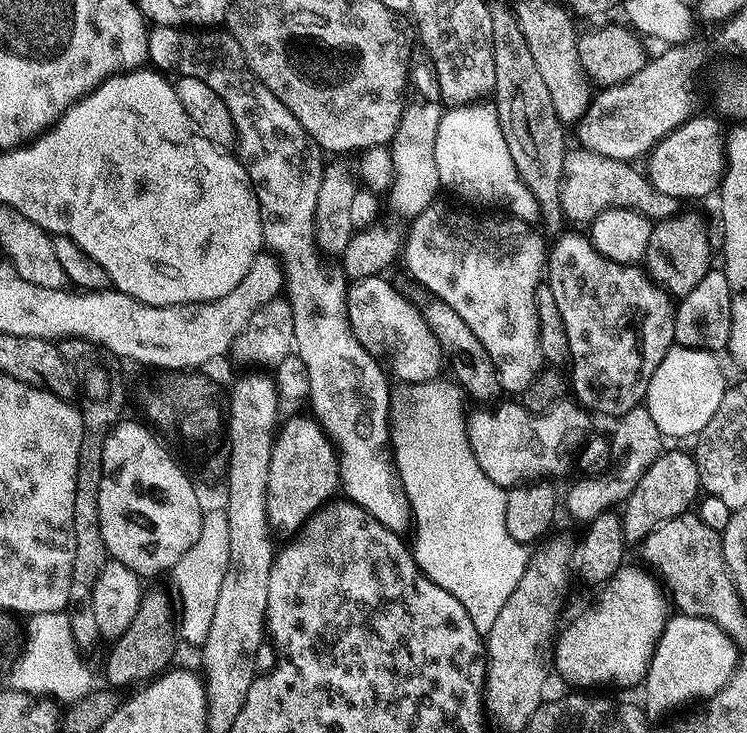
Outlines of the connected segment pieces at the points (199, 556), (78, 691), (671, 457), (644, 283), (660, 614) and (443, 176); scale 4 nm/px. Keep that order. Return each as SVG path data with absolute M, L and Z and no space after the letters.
M223 507L205 511L198 542L190 548L170 569L172 588L180 599L178 612L178 636L188 644L202 646L210 634L214 622L214 610L218 607L218 594L222 591L222 578L226 578L226 566L230 562L229 523Z
M37 612L29 615L27 620L28 637L12 668L11 687L17 692L26 692L37 698L53 696L48 697L53 701L73 702L82 699L93 687L92 672L87 662L80 657L81 645L72 633L69 613Z
M670 449L663 451L644 472L644 476L640 478L635 490L623 505L621 520L625 541L638 544L662 522L689 511L697 492L699 495L700 487L699 468L695 457L689 451L688 453Z
M570 232L566 236L559 237L560 245L556 249L551 249L550 255L546 260L546 282L550 286L550 291L554 293L554 302L558 305L558 314L562 314L562 326L566 326L566 338L568 339L568 358L570 361L570 369L572 368L572 376L570 372L570 392L577 404L589 413L601 412L604 416L612 416L619 418L631 408L638 407L642 404L647 394L647 388L650 386L655 370L658 364L665 358L667 351L676 344L674 338L674 318L676 317L676 304L673 297L668 295L663 289L656 285L655 281L648 276L645 269L640 266L631 264L618 264L613 260L606 259L596 252L591 239L587 235L579 236L576 232Z
M620 568L603 587L598 602L574 619L555 641L552 656L566 679L582 686L613 683L622 688L645 681L656 644L670 616L670 606L657 579L642 570Z
M469 105L467 108L448 108L442 122L438 122L438 138L434 138L434 162L438 165L438 178L441 189L446 193L453 192L472 204L481 204L484 208L501 208L501 213L509 217L525 220L527 224L535 225L540 218L538 204L534 194L522 182L518 170L514 166L514 158L510 158L510 146L506 146L506 138L502 134L500 120L496 116L495 107Z

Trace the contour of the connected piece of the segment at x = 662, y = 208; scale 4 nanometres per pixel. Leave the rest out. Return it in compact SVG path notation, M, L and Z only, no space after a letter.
M583 150L569 151L564 157L564 185L562 186L562 206L565 221L591 225L598 214L611 208L632 208L647 220L657 222L677 215L682 208L681 201L670 194L662 194L649 181L643 171L636 169L635 163L598 156Z

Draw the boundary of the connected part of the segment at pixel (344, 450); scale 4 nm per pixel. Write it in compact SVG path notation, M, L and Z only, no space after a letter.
M156 26L148 33L148 60L153 69L159 70L161 73L169 74L173 72L173 77L179 78L199 78L200 81L206 82L206 86L210 86L210 90L214 90L214 94L218 94L218 98L222 98L222 102L226 102L226 110L230 110L230 118L234 118L234 126L238 137L238 159L248 172L248 177L252 183L252 189L256 195L256 200L260 204L260 213L262 214L262 234L264 235L265 245L275 255L279 256L284 265L284 273L286 275L286 299L290 302L291 309L294 310L294 352L302 358L302 366L306 366L306 378L308 379L307 403L312 403L311 413L315 419L320 421L325 432L332 437L333 443L336 443L338 455L340 457L340 483L342 492L345 492L347 499L353 504L357 504L364 512L371 514L378 522L382 522L382 526L386 526L390 530L403 533L404 528L411 529L414 521L412 518L412 507L404 493L404 487L400 481L400 474L393 465L388 462L388 415L392 412L392 392L388 389L389 373L379 360L375 360L366 350L366 346L362 346L362 342L358 342L358 338L354 338L352 327L348 321L348 289L350 287L350 279L344 272L343 263L334 261L332 258L322 258L322 253L316 243L316 211L318 210L318 190L322 187L322 174L326 163L326 153L324 149L318 146L318 142L314 142L314 138L308 136L308 132L302 126L302 122L298 122L298 118L294 118L294 114L290 114L290 110L286 110L286 106L282 106L282 102L278 102L278 98L274 98L274 94L270 94L270 90L266 90L266 86L262 86L262 82L252 73L250 66L246 62L246 54L242 54L242 46L238 46L238 42L229 34L227 30L221 30L216 26L208 26L203 30L189 30L187 27L182 28L165 28Z

